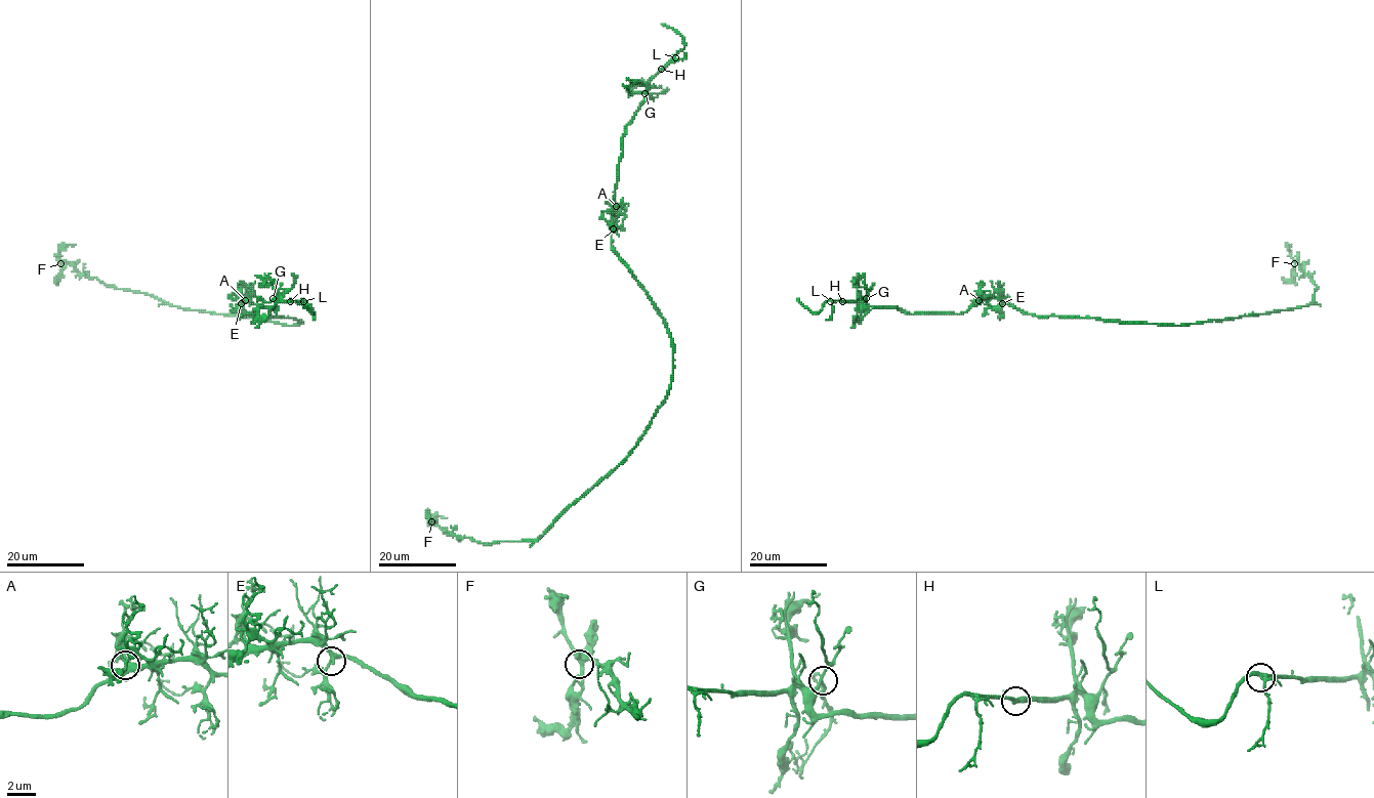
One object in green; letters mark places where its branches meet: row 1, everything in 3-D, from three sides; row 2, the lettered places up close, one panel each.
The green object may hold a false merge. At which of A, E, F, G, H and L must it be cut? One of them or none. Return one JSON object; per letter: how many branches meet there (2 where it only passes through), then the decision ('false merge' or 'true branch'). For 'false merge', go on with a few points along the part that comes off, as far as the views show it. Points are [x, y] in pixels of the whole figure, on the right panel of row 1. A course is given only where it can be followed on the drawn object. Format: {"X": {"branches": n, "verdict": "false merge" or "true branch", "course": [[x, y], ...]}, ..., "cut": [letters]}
{"A": {"branches": 3, "verdict": "true branch"}, "E": {"branches": 3, "verdict": "true branch"}, "F": {"branches": 4, "verdict": "true branch"}, "G": {"branches": 3, "verdict": "true branch"}, "H": {"branches": 3, "verdict": "false merge", "course": [[842, 302], [827, 300], [819, 312], [812, 312], [796, 298]]}, "L": {"branches": 4, "verdict": "true branch"}, "cut": ["H"]}

